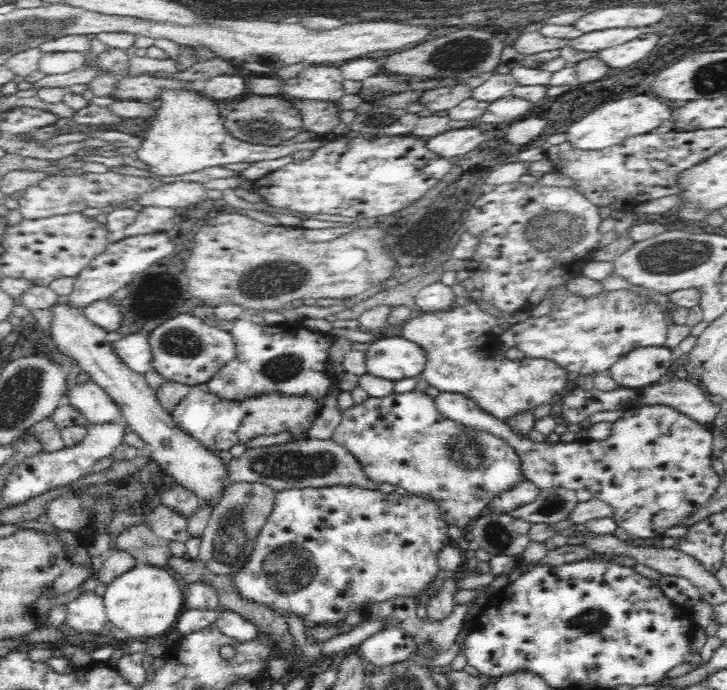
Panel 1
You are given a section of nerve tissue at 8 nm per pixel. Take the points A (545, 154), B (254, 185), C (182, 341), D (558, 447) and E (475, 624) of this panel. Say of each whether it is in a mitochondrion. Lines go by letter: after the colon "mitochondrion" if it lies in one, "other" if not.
A: other
B: other
C: mitochondrion
D: other
E: other

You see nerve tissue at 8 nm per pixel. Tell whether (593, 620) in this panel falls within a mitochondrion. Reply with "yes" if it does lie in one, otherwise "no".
yes

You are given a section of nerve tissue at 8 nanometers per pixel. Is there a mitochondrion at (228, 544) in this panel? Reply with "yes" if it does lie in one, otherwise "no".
yes

